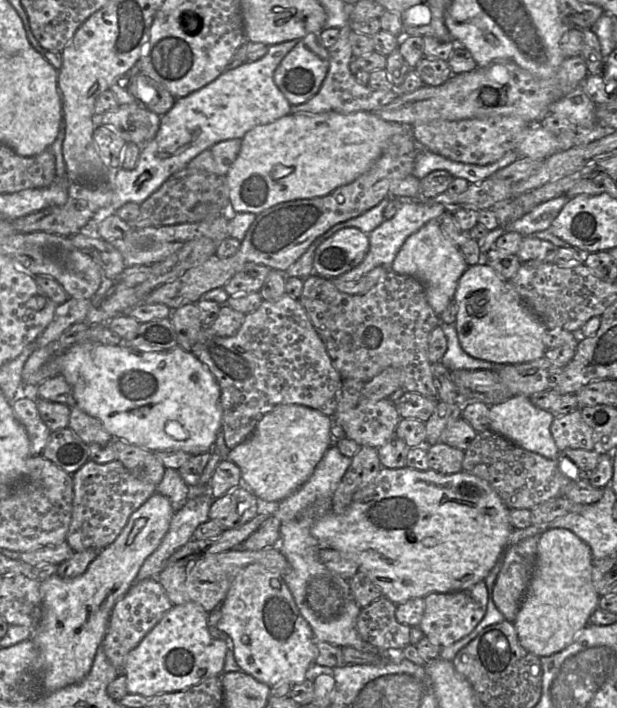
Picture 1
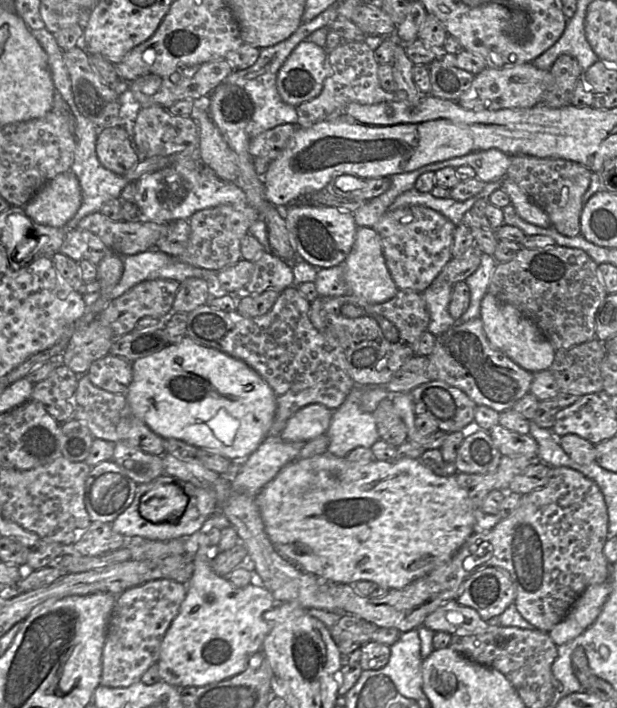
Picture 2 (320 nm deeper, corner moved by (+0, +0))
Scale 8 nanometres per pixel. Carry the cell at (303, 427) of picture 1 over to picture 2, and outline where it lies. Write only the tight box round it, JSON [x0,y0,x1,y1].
[280,404,332,442]

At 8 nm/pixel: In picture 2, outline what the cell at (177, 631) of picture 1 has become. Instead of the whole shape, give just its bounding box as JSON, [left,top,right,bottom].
[157,531,276,687]

